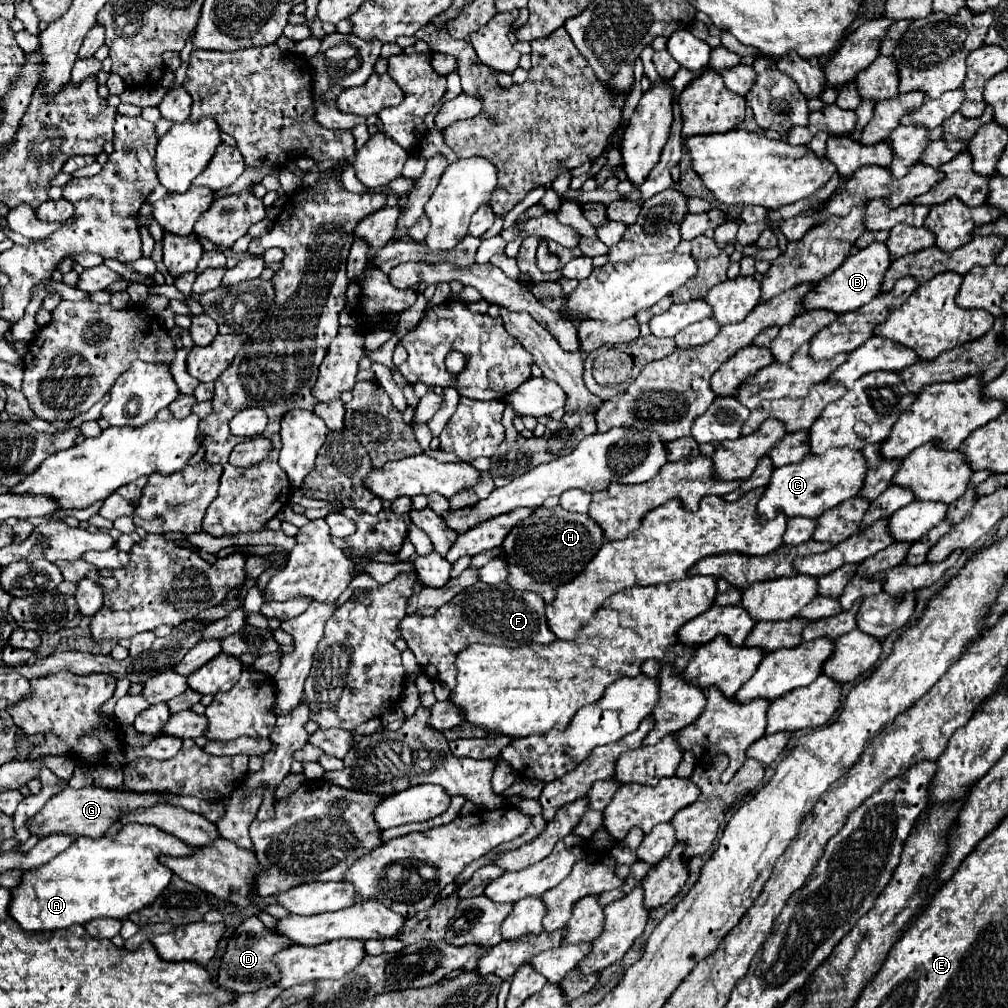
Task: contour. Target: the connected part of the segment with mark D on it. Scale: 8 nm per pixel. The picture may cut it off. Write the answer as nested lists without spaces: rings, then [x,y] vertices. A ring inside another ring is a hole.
[[[247,917],[237,929],[235,933],[229,937],[227,943],[227,951],[221,957],[221,967],[217,973],[217,983],[233,993],[253,993],[259,991],[261,987],[271,987],[279,981],[279,969],[277,965],[271,961],[271,957],[289,947],[289,939],[285,939],[283,935],[273,933],[271,929],[267,929],[257,917]]]

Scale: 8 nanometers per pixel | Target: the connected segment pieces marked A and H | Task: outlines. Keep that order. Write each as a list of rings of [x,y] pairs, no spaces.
[[[139,823],[123,825],[115,837],[79,837],[57,859],[23,875],[21,883],[11,891],[9,915],[25,931],[65,929],[73,923],[85,925],[97,917],[125,919],[129,913],[153,903],[169,885],[173,873],[169,867],[159,865],[157,855],[187,855],[191,849],[181,839]]]
[[[557,505],[553,509],[539,507],[539,511],[533,511],[533,515],[511,529],[501,547],[505,549],[509,561],[531,573],[535,581],[547,583],[557,589],[585,569],[585,565],[601,549],[603,541],[605,539],[601,529],[595,521],[591,521],[589,515],[569,513],[561,505]]]

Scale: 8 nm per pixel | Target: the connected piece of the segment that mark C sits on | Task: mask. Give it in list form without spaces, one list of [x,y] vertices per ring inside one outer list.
[[[829,449],[823,455],[807,455],[803,461],[777,467],[757,503],[759,521],[769,521],[783,513],[785,517],[819,517],[835,505],[859,493],[867,473],[867,463],[861,451],[855,449]]]

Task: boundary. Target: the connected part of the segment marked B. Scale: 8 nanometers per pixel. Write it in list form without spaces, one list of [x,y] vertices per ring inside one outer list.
[[[871,243],[869,247],[857,251],[855,255],[851,255],[849,259],[845,259],[845,263],[833,271],[831,275],[827,275],[825,279],[817,281],[801,299],[801,305],[805,311],[813,311],[813,309],[827,309],[833,311],[837,315],[847,313],[847,311],[855,311],[861,305],[869,303],[875,295],[879,295],[881,291],[881,283],[883,283],[883,275],[891,265],[891,257],[887,251],[885,243]]]

